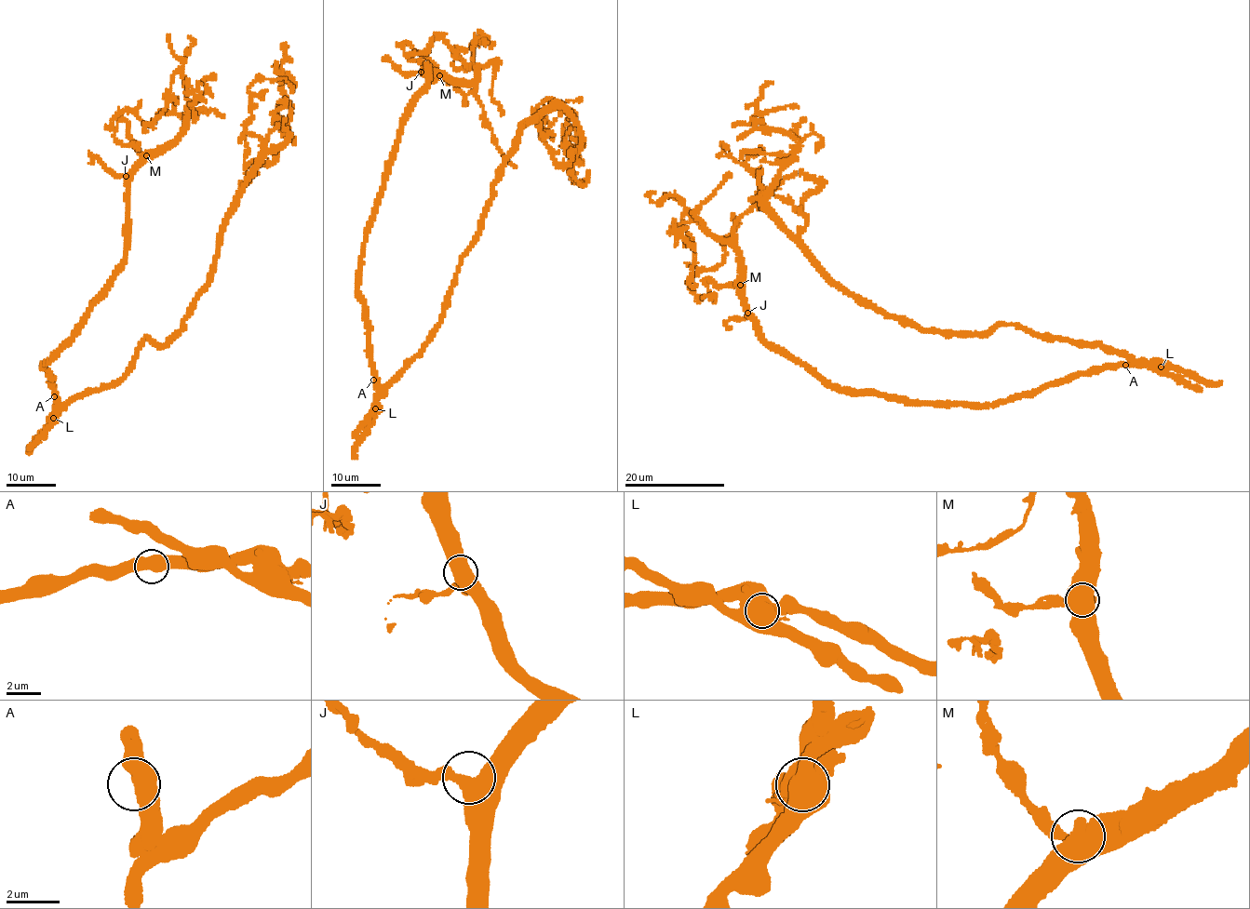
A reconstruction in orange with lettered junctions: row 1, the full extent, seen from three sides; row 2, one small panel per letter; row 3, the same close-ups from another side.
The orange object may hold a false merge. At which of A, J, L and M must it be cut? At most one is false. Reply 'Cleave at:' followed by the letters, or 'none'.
Cleave at: L

